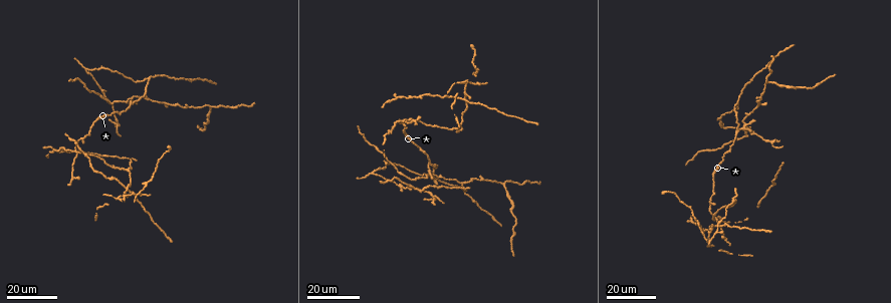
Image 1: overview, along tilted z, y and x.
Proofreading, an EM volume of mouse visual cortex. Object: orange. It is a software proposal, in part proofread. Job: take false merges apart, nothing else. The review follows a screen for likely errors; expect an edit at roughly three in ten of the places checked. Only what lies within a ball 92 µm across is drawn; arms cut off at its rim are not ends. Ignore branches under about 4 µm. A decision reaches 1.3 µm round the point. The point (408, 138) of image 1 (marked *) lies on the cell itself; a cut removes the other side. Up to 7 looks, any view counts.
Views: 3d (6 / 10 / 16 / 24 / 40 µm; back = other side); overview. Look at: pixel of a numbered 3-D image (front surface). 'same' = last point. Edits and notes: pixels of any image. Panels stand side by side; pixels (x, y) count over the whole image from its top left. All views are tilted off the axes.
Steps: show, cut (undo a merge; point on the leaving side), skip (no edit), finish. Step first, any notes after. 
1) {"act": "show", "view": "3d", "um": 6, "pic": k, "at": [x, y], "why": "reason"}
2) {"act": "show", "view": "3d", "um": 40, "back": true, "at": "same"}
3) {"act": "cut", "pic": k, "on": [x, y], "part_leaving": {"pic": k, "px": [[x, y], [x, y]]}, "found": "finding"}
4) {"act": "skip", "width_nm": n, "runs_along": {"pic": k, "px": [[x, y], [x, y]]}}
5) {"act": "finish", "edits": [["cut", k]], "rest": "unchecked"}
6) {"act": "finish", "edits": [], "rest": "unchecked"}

{"act": "show", "view": "3d", "um": 24, "pic": 1, "at": [112, 103], "why": "calibre changes"}

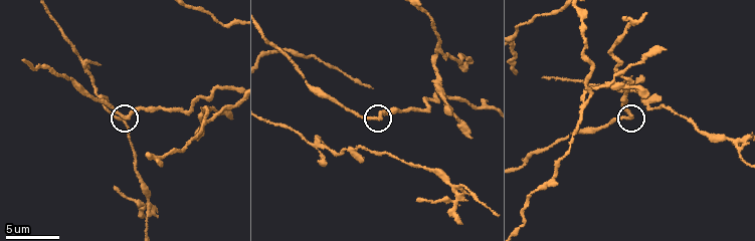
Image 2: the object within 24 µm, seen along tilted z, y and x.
{"act": "show", "view": "3d", "um": 10, "pic": 2, "at": [126, 118]}

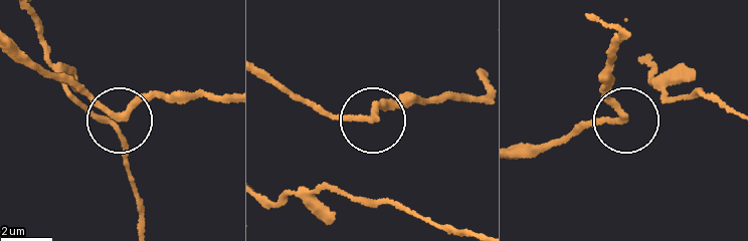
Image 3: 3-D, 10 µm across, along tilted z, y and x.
{"act": "skip", "found": "continuous, no second cell"}

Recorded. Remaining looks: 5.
{"act": "show", "view": "3d", "um": 16, "pic": 1, "at": [85, 72], "why": "two arms in line, one across"}

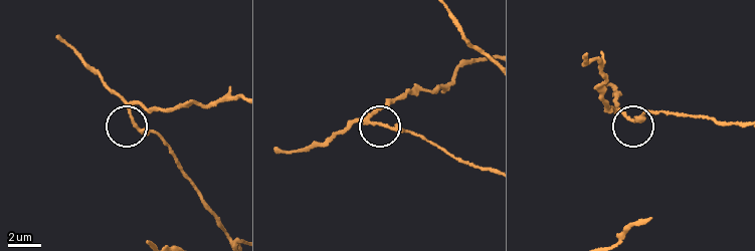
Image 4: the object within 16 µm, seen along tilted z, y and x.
{"act": "show", "view": "3d", "um": 10, "pic": 4, "at": [374, 124]}

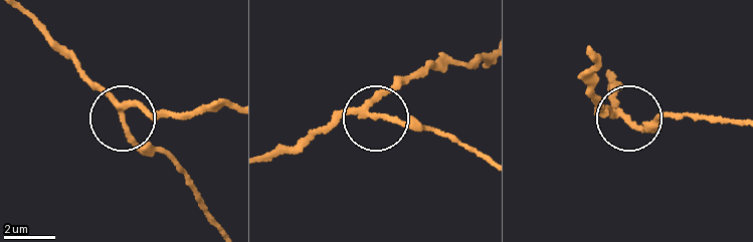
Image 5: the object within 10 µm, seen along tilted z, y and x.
{"act": "cut", "pic": 5, "on": [135, 142], "part_leaving": {"pic": 5, "px": [[121, 108], [135, 141], [174, 158], [218, 226]]}, "found": "a second cell is stuck on"}

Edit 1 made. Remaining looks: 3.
{"act": "show", "view": "overview"}

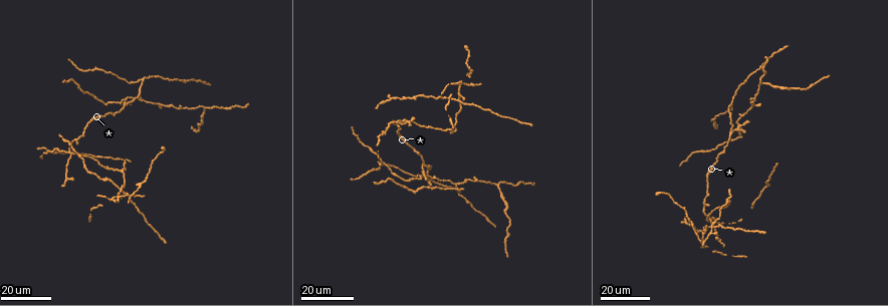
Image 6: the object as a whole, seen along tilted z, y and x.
{"act": "show", "view": "3d", "um": 24, "pic": 6, "at": [70, 151], "why": "four arms meet"}

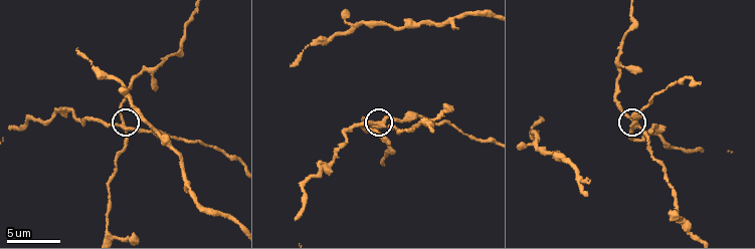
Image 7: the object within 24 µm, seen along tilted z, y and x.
{"act": "show", "view": "3d", "um": 10, "pic": 7, "at": [117, 124], "why": "zoom in"}

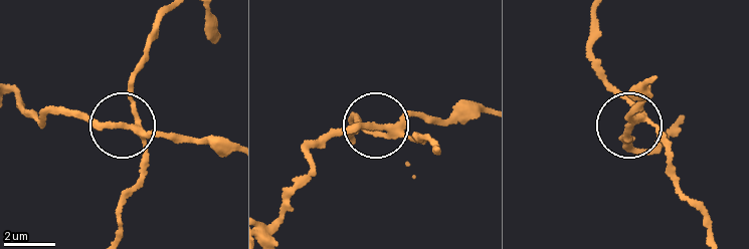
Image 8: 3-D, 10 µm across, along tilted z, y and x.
{"act": "cut", "pic": 8, "on": [103, 127], "arms": 4, "part_leaving": {"pic": 8, "px": [[141, 130], [225, 148]]}, "found": "two cells meet here"}

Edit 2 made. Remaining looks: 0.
{"act": "finish", "edits": [["cut", 5], ["cut", 8]], "rest": "unchecked"}

